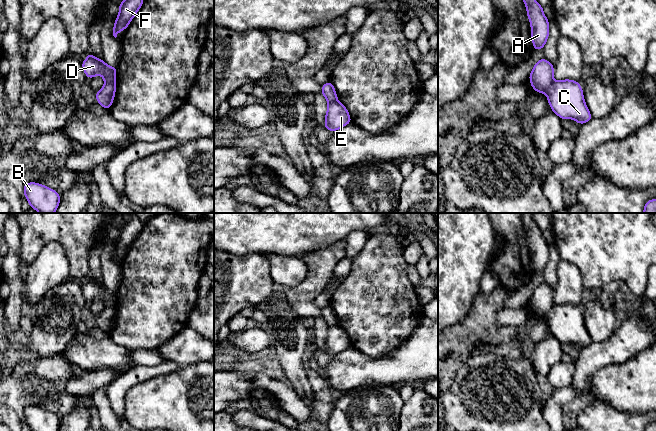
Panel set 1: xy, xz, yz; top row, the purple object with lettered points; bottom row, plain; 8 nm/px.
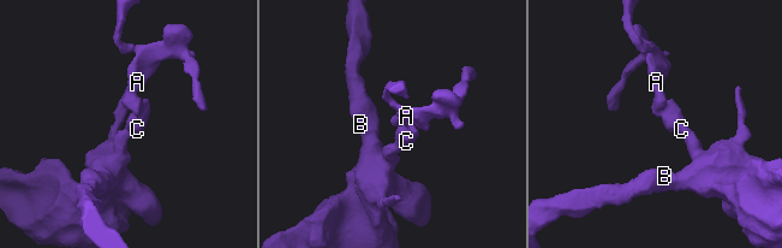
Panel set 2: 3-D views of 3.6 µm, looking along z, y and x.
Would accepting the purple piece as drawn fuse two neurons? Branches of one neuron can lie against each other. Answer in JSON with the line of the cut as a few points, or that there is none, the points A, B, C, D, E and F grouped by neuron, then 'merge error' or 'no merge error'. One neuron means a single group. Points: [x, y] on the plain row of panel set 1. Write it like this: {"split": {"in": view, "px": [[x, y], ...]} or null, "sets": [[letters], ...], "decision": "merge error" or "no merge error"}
{"split": {"in": "xy", "px": [[113, 291], [114, 301], [105, 307]]}, "sets": [["A", "D", "F"], ["B", "C", "E"]], "decision": "merge error"}

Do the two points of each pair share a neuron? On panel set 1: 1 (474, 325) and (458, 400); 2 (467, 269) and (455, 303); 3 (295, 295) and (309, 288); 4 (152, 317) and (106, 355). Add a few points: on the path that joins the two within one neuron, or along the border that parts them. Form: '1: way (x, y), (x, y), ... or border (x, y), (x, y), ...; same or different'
1: border (488, 352), (471, 356), (457, 371), (453, 381); different
2: way (459, 277), (455, 281), (455, 295); same
3: way (298, 295), (302, 295), (306, 291); same
4: border (108, 336), (117, 344), (129, 349); different

